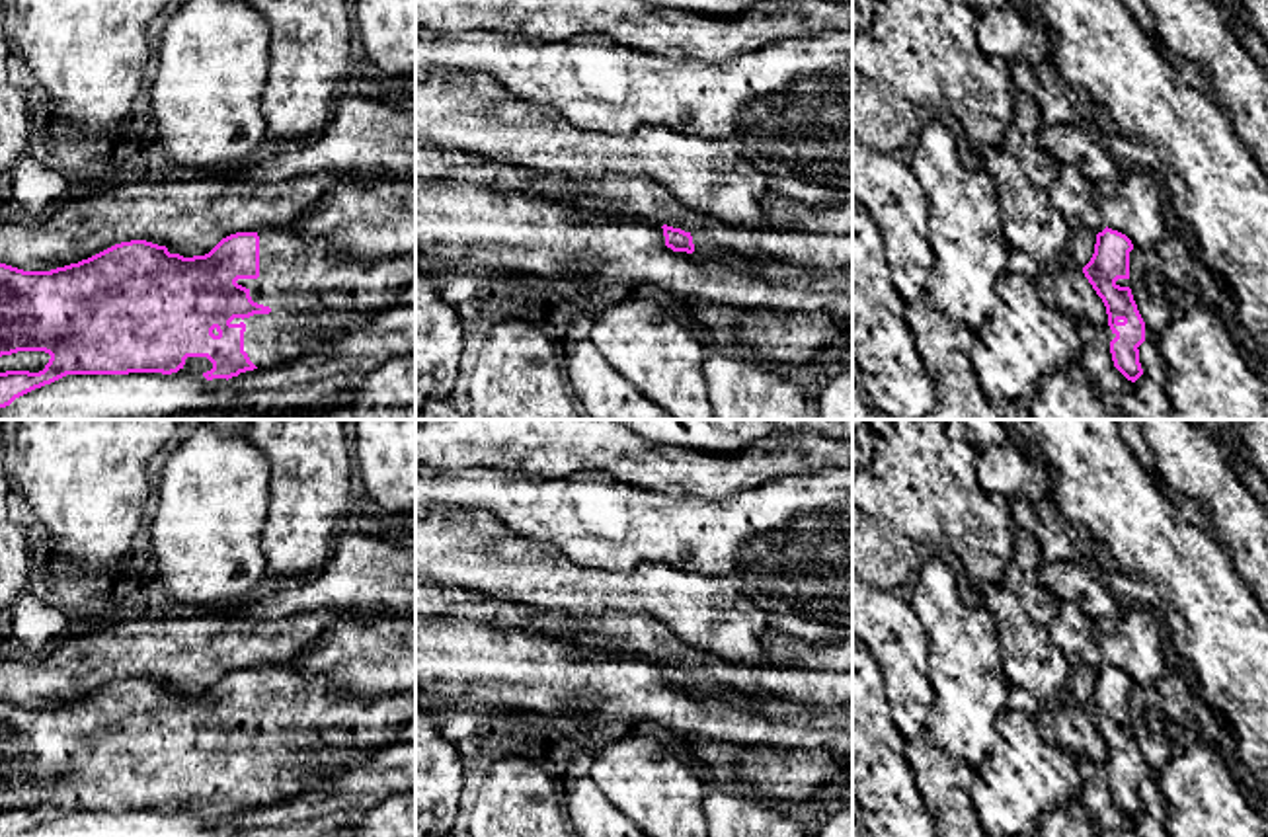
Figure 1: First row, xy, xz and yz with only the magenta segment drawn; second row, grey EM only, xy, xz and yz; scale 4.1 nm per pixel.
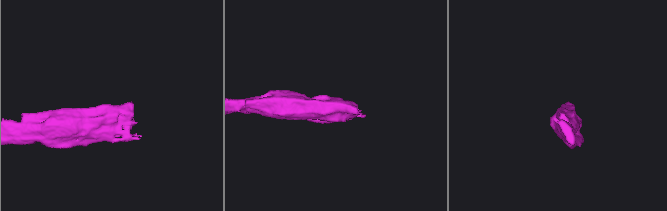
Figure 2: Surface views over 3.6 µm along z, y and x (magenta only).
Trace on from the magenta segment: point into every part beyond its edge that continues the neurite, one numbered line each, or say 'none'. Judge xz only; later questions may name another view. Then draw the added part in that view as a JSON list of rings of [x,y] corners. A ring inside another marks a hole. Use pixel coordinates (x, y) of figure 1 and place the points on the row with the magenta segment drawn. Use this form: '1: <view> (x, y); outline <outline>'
1: xz (837, 281); outline [[[693,234],[694,252],[698,259],[718,259],[741,273],[753,273],[774,283],[792,283],[796,287],[827,293],[852,295],[852,267],[847,271],[806,271],[782,261],[757,259],[733,254],[698,234]]]

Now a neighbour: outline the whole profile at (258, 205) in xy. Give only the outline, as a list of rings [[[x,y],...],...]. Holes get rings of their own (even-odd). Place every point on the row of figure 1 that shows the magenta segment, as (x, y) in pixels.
[[[218,172],[139,174],[103,193],[62,201],[41,224],[0,224],[0,263],[51,271],[131,240],[205,256],[230,234],[287,228],[337,181],[371,179],[380,178],[314,174],[254,181]]]

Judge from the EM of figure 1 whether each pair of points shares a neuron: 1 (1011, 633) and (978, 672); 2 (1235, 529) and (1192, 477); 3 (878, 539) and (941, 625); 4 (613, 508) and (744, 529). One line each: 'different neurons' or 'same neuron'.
1: different neurons
2: same neuron
3: different neurons
4: same neuron

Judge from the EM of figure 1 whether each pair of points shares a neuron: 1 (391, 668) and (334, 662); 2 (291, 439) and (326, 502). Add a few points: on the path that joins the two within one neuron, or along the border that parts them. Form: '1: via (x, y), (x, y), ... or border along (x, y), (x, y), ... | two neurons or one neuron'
1: via (377, 662), (348, 662) | one neuron
2: via (307, 455), (311, 486) | one neuron

